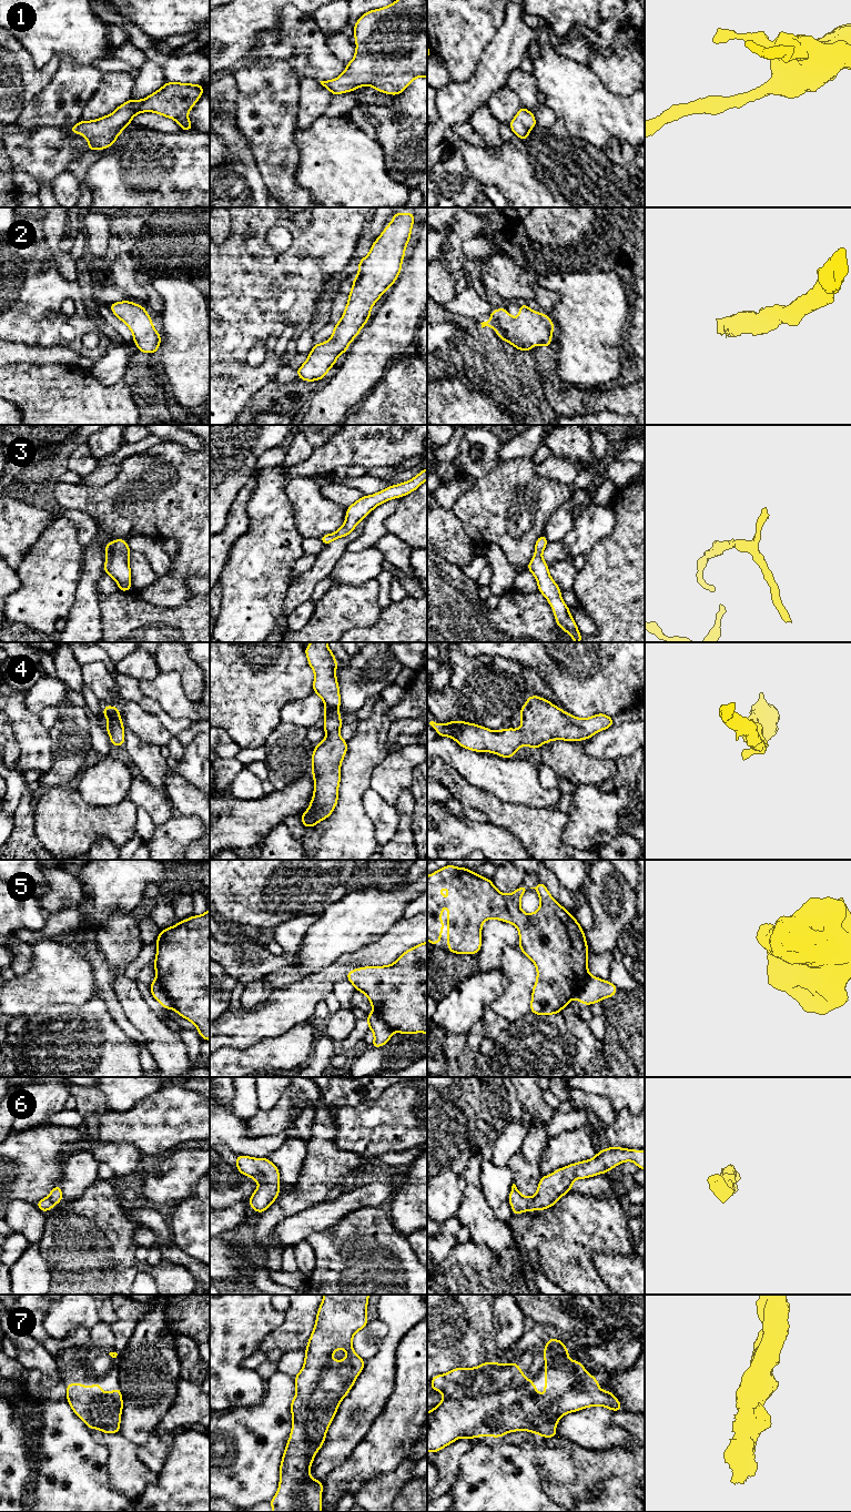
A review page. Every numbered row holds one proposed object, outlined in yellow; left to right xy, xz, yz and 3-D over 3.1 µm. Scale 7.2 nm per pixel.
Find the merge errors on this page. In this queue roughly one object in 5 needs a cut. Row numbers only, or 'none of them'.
5

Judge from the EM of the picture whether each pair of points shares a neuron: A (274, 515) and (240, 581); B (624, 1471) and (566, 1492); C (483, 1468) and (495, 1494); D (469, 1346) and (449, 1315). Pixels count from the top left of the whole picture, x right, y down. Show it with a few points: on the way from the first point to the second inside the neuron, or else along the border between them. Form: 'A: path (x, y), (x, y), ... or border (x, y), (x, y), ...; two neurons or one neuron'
A: path (272, 531), (272, 545), (266, 555), (256, 565); one neuron
B: path (609, 1470), (596, 1470), (580, 1485); one neuron
C: path (488, 1474), (494, 1481), (495, 1488); one neuron
D: path (465, 1338), (449, 1322); one neuron

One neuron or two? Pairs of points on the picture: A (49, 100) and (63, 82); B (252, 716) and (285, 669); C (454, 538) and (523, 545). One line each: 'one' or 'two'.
A: one
B: one
C: two

